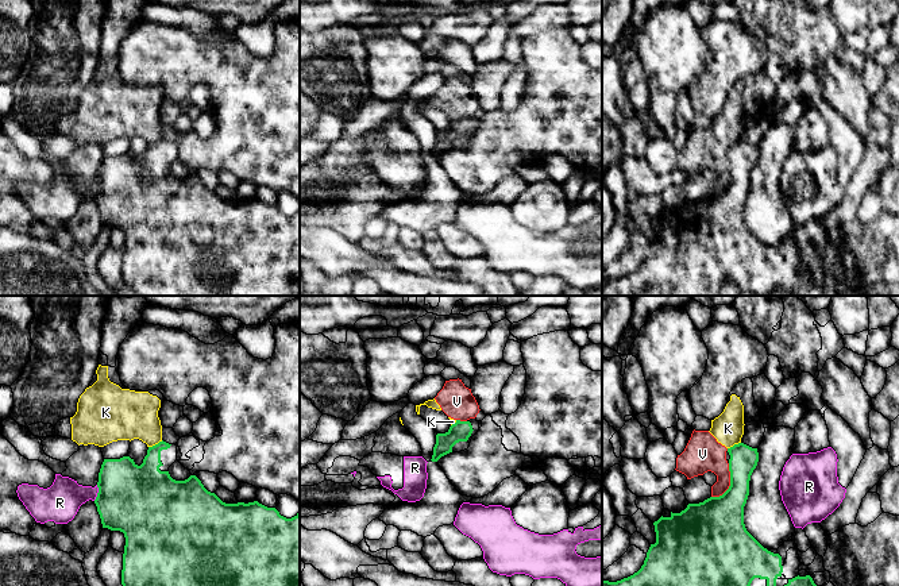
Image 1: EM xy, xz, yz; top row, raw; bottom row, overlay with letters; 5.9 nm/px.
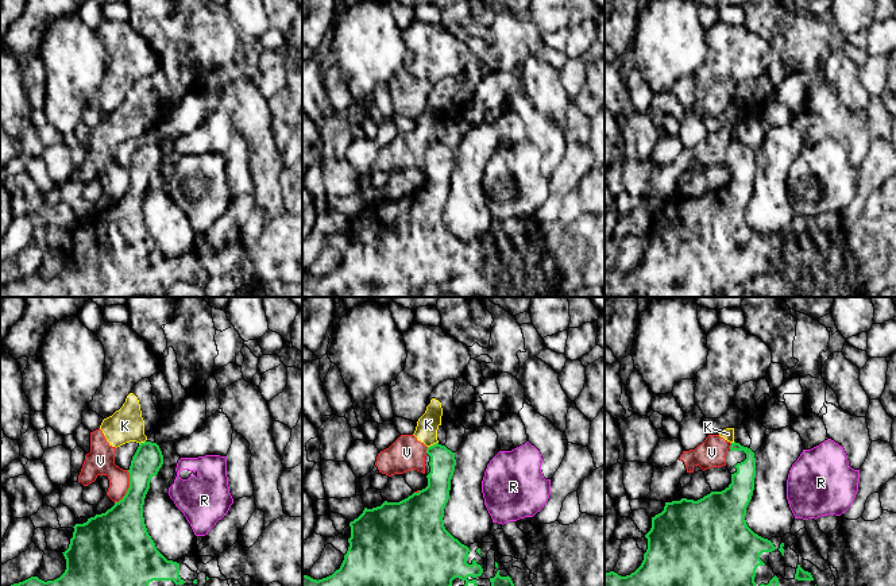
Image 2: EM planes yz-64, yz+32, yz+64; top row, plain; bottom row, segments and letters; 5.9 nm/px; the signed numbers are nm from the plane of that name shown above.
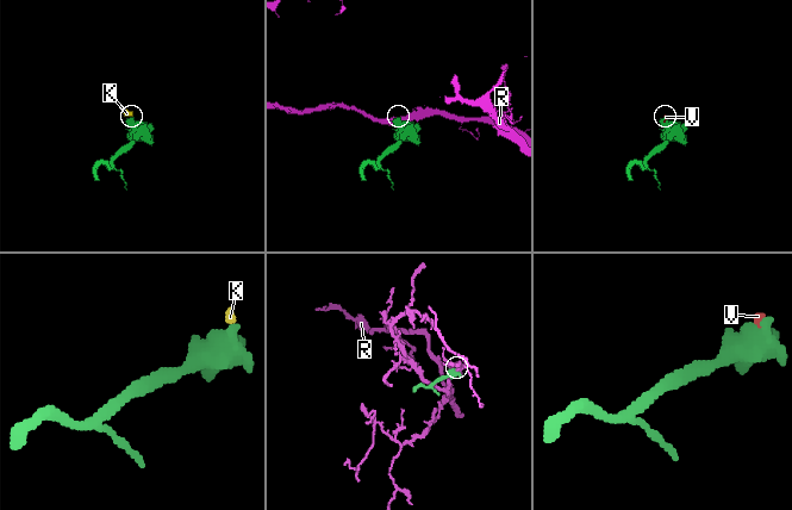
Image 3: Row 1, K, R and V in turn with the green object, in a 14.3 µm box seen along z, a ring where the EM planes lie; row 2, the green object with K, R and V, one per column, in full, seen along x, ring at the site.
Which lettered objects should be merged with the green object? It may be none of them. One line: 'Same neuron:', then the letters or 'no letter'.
Same neuron: no letter

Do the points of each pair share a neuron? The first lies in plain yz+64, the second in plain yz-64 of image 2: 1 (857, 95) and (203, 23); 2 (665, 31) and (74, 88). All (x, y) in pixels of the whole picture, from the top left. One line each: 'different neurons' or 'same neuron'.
1: different neurons
2: same neuron

